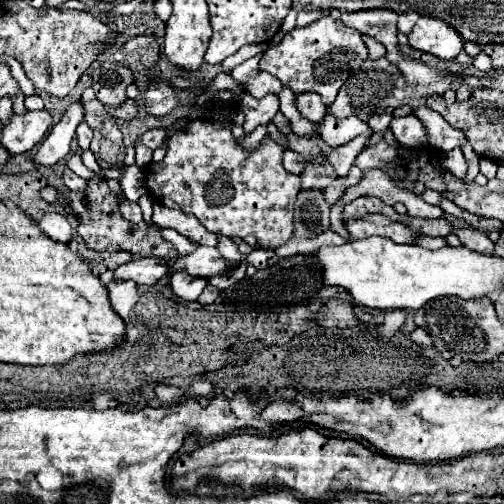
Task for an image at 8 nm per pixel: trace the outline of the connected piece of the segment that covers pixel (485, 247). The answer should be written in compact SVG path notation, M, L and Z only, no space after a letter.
M458 229L456 235L460 237L462 245L466 245L468 249L482 253L482 255L492 255L494 251L494 243L488 239L488 235L484 235L482 231L474 231L474 229Z

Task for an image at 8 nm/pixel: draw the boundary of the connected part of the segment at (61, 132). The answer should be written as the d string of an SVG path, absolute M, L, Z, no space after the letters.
M74 103L66 115L62 115L62 119L52 127L52 131L46 135L46 139L42 141L40 149L34 153L32 161L36 165L42 167L52 167L58 161L62 161L68 153L70 153L70 141L74 137L76 127L84 121L84 111L82 111L82 103Z

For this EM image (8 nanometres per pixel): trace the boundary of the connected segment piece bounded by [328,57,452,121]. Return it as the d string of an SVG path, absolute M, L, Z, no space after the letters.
M386 57L380 59L366 59L362 61L362 65L356 69L356 75L352 75L348 79L348 83L344 83L344 87L338 91L336 101L328 107L332 111L334 117L344 119L344 117L358 117L362 121L370 119L374 113L382 113L388 111L392 113L398 105L410 105L410 107L420 107L426 103L426 99L430 95L444 95L448 89L452 87L450 79L442 79L438 83L432 85L414 85L414 83L406 83L404 75L400 73L400 69L390 63Z

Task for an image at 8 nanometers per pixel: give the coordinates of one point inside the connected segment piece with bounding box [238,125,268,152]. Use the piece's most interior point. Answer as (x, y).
(251, 142)

